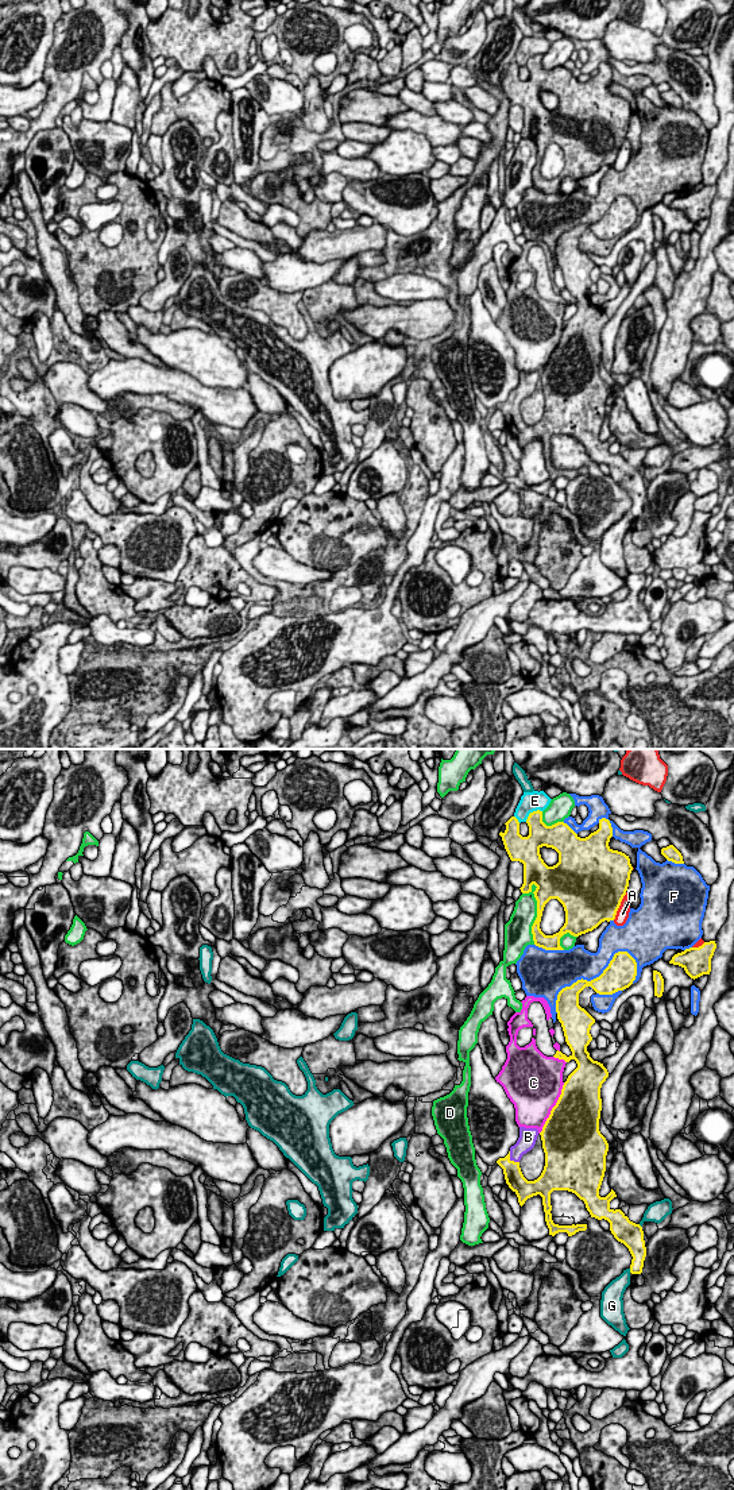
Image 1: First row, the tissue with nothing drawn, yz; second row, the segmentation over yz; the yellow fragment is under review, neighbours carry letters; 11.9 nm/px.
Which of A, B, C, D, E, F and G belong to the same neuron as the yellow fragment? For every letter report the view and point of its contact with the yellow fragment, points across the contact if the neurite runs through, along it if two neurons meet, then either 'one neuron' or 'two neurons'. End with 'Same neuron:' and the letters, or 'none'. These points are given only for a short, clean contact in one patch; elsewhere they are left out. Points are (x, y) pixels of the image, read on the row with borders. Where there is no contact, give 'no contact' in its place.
A: yz (619, 904) | two neurons
B: yz (512, 1161) | one neuron
C: yz (552, 1108) | two neurons
D: yz (537, 914) | two neurons
E: yz (533, 811) | two neurons
F: yz (591, 980) | two neurons
G: yz (630, 1270) | two neurons
Same neuron: B

